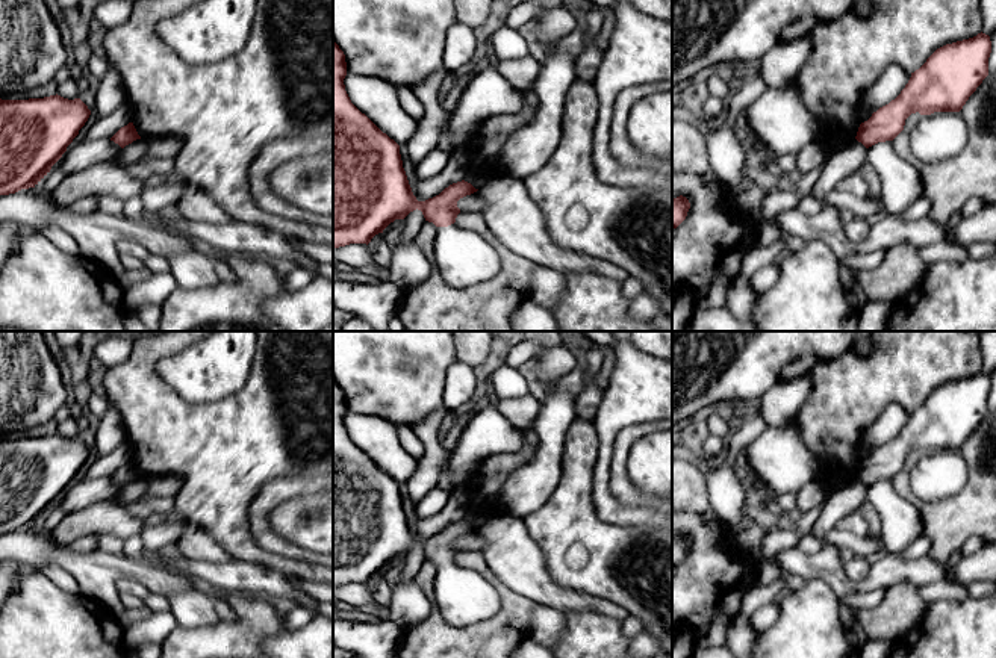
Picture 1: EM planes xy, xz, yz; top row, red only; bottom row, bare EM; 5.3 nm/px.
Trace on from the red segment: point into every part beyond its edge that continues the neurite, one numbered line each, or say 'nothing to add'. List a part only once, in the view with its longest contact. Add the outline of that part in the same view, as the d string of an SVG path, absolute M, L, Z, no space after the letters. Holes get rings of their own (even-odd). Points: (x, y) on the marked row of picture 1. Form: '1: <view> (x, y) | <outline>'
nothing to add

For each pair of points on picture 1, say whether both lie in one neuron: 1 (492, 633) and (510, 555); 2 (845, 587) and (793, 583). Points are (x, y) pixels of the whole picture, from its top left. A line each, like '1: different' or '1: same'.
1: different
2: different

